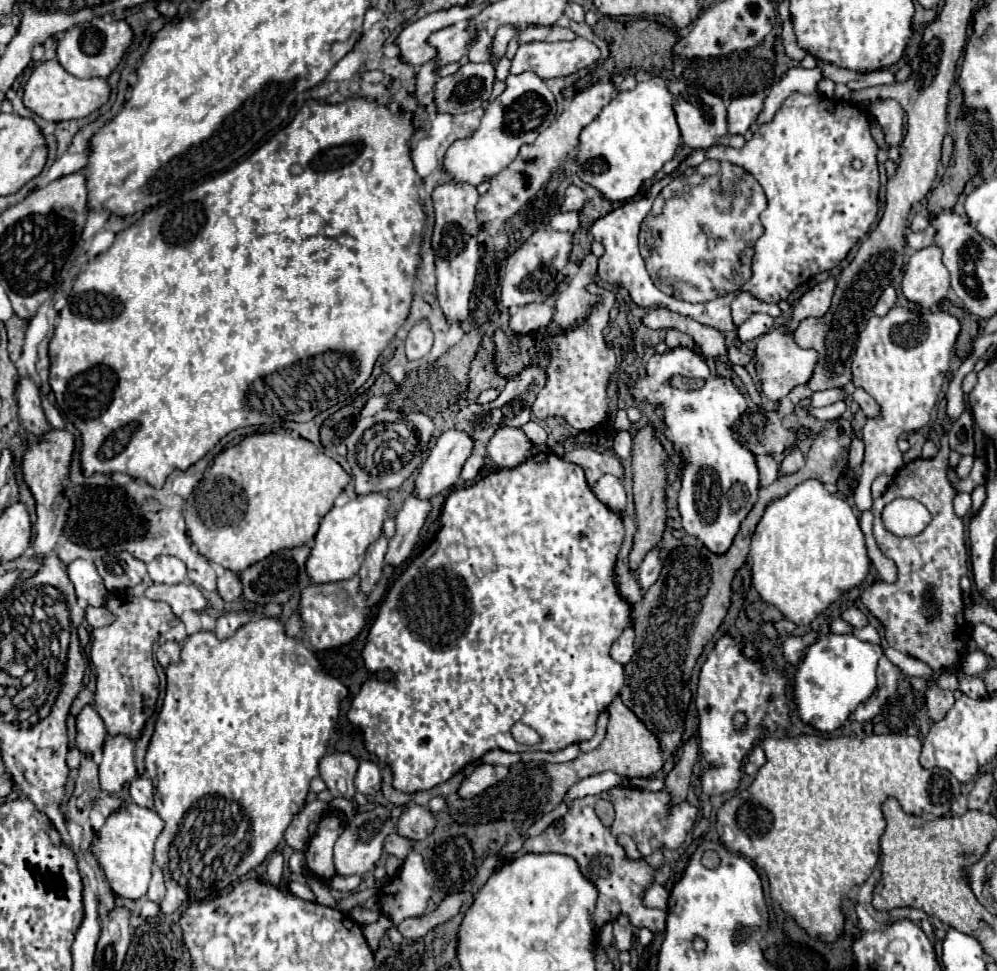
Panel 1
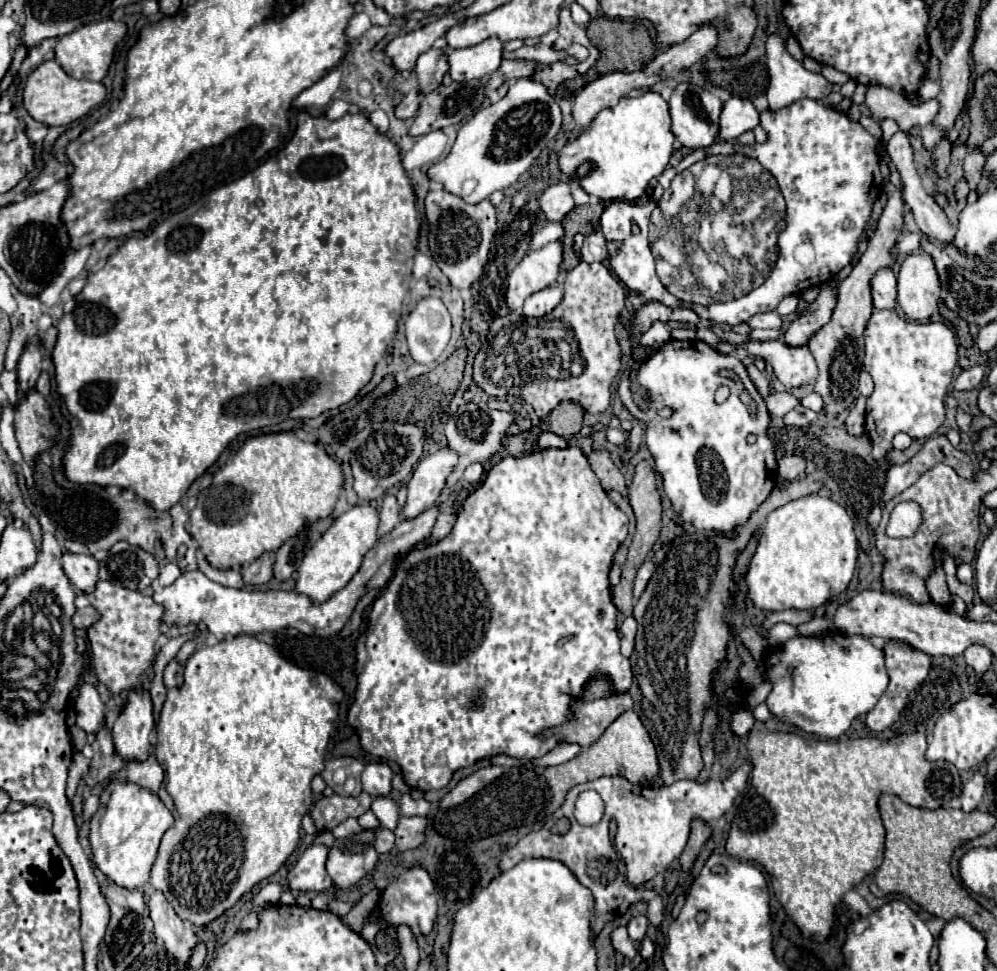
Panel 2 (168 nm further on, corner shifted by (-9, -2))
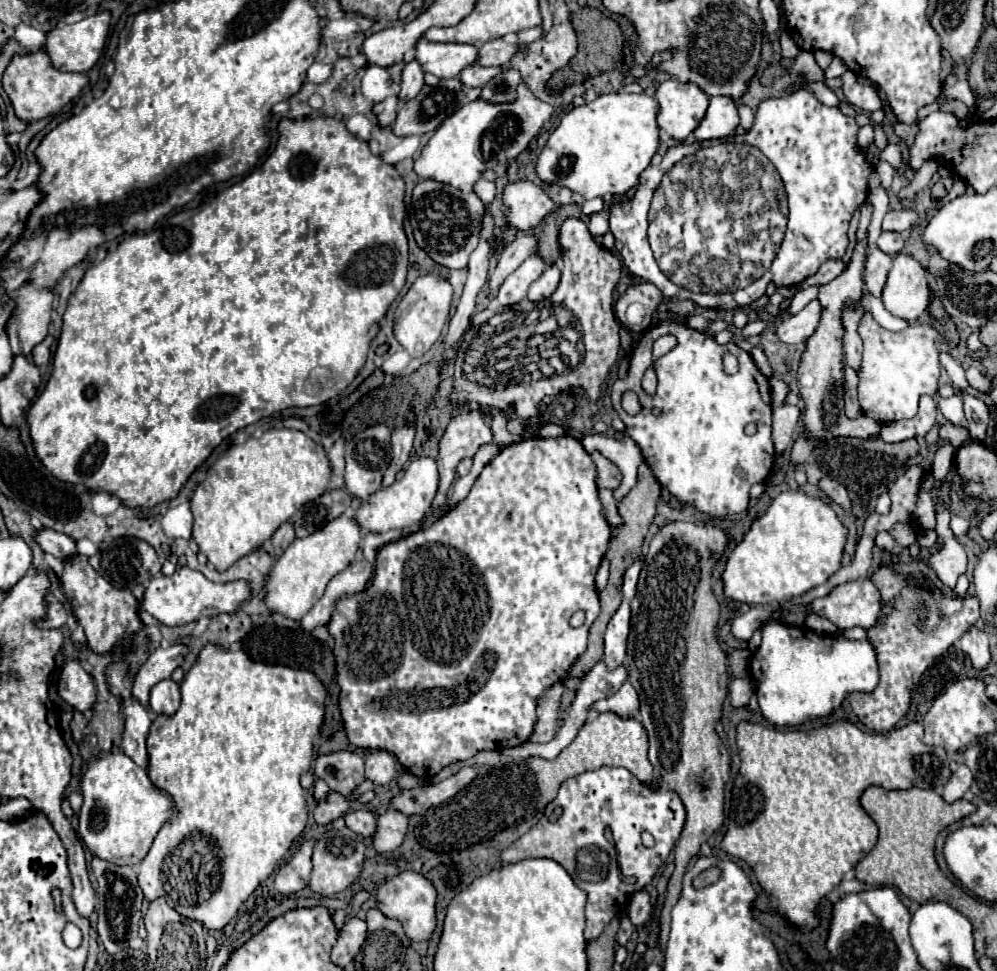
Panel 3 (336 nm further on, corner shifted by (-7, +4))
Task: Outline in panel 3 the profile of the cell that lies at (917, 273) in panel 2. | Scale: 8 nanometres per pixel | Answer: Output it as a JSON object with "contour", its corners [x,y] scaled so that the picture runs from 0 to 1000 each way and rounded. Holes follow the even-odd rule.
{"contour":[[[900,262],[884,305],[888,317],[906,330],[920,330],[932,315],[932,303],[926,272],[914,262]]]}

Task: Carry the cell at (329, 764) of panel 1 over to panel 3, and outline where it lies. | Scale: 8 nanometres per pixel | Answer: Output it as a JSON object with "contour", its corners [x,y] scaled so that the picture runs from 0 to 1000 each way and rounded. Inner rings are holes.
{"contour":[[[334,774],[318,779],[314,795],[318,801],[324,801],[332,814],[348,820],[364,805],[364,785],[364,779],[356,774]]]}

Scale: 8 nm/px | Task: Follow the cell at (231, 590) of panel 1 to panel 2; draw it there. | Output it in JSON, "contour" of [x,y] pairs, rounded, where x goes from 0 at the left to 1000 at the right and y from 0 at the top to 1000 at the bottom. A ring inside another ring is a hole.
{"contour":[[[264,568],[258,577],[252,581],[244,583],[244,597],[248,604],[262,604],[274,595],[274,579],[276,571],[274,568]]]}

